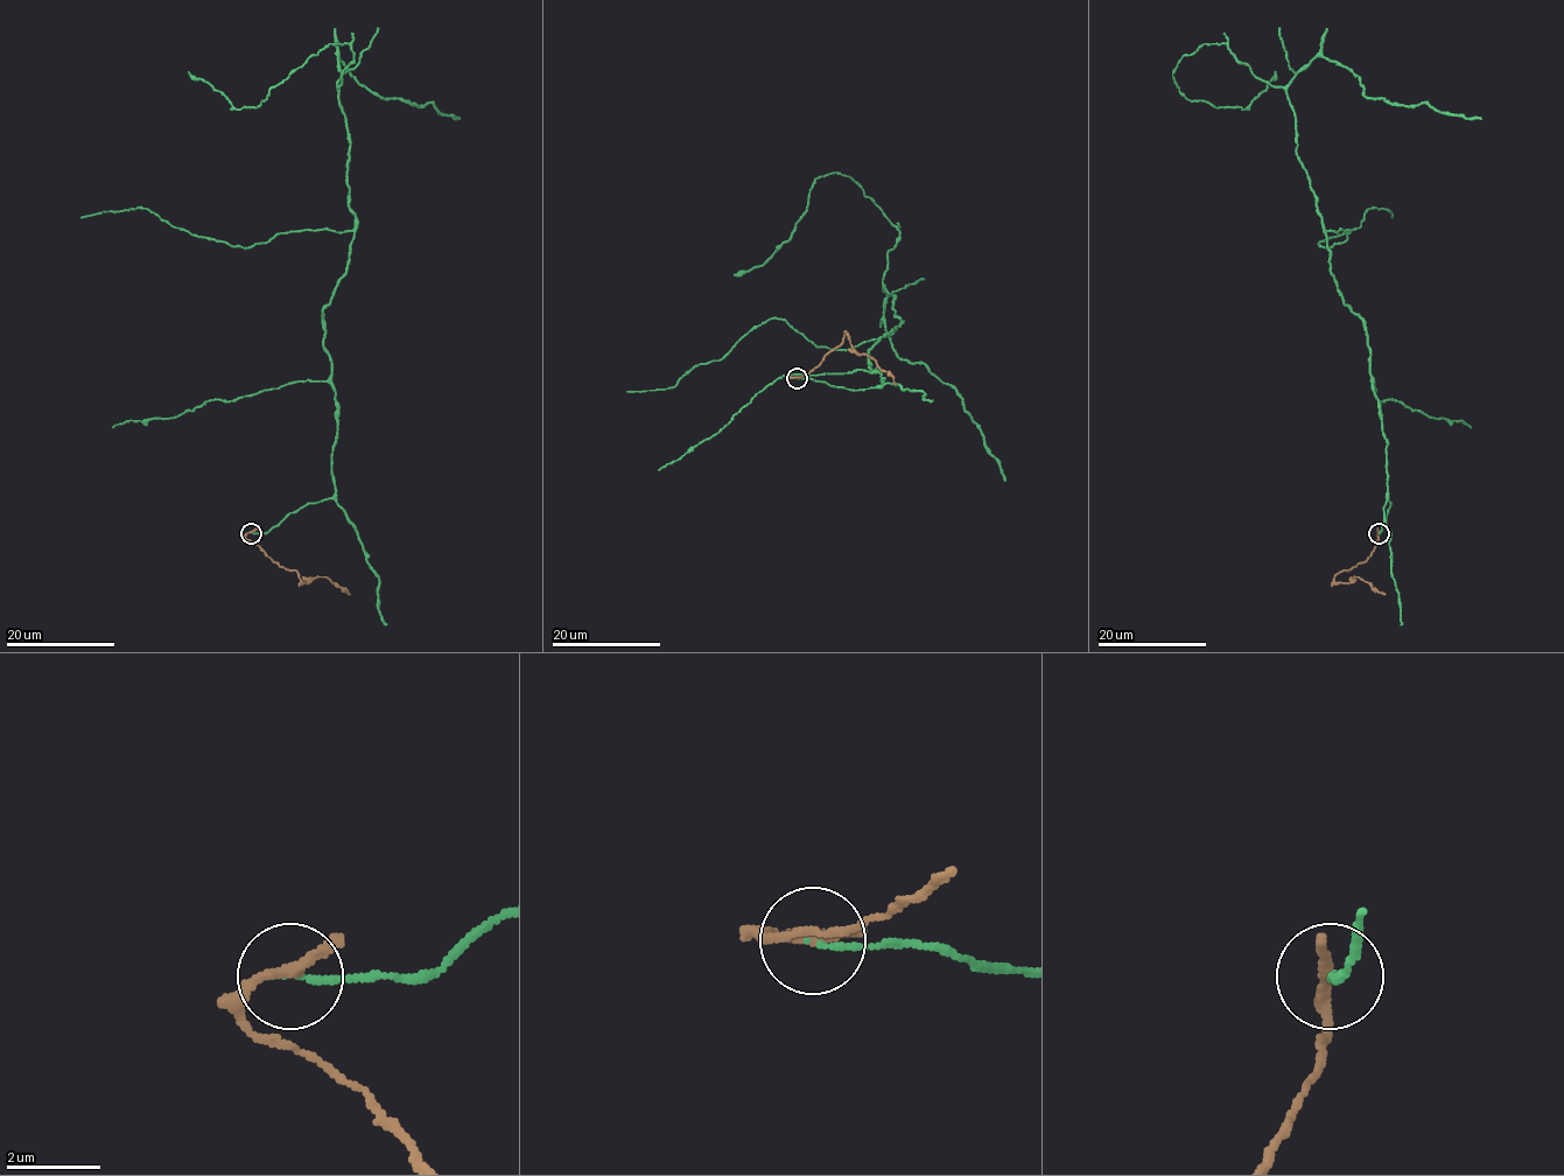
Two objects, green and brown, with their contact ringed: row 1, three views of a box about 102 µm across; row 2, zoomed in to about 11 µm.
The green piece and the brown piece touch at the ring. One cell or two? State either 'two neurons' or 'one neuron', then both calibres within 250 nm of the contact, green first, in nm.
two neurons; calibres 130 and 220 nm

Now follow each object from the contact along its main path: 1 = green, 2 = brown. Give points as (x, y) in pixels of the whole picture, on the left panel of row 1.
1: (251, 533), (336, 491), (322, 310), (355, 225), (337, 86), (353, 53), (328, 44), (257, 107), (188, 71)
2: (251, 533), (245, 538), (281, 567), (296, 572), (301, 581), (307, 583), (325, 576), (349, 594)

